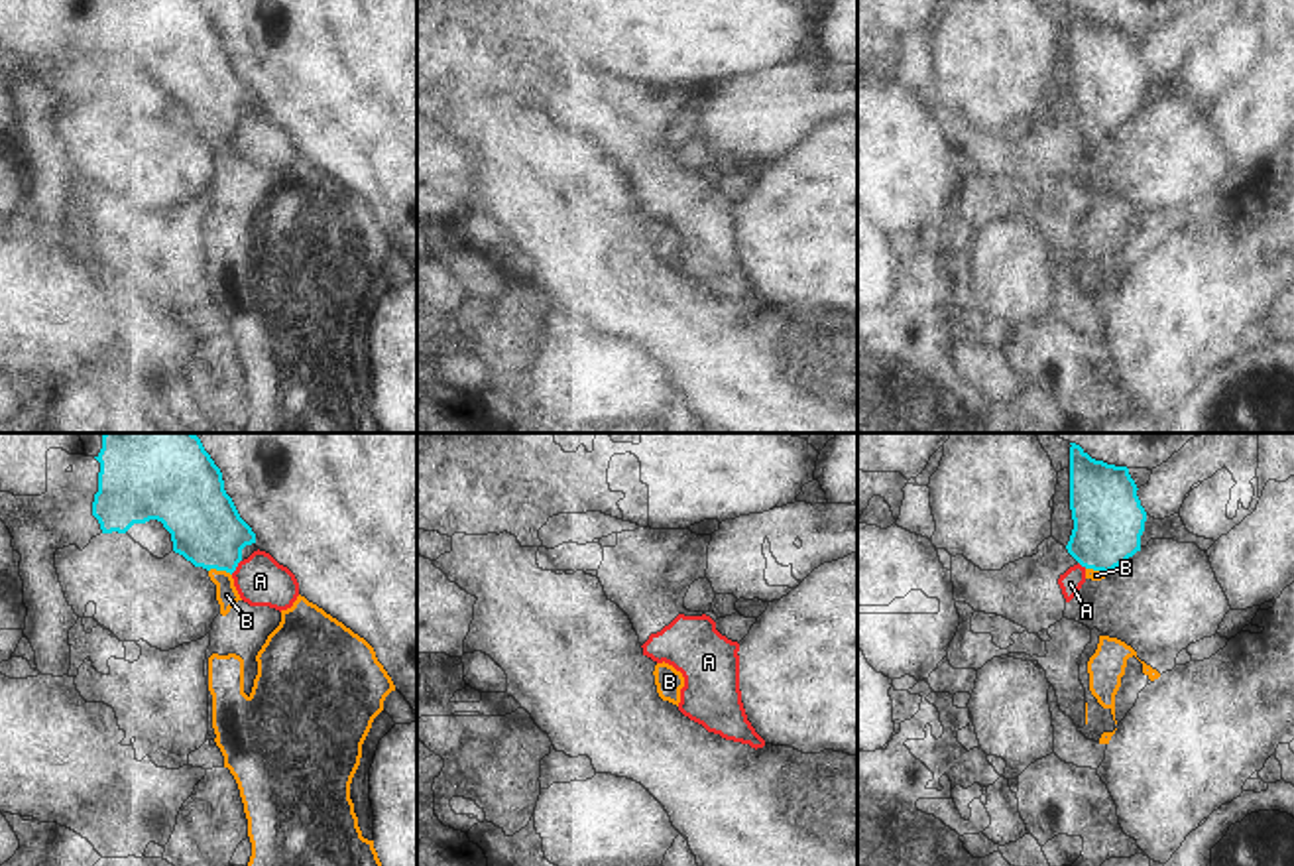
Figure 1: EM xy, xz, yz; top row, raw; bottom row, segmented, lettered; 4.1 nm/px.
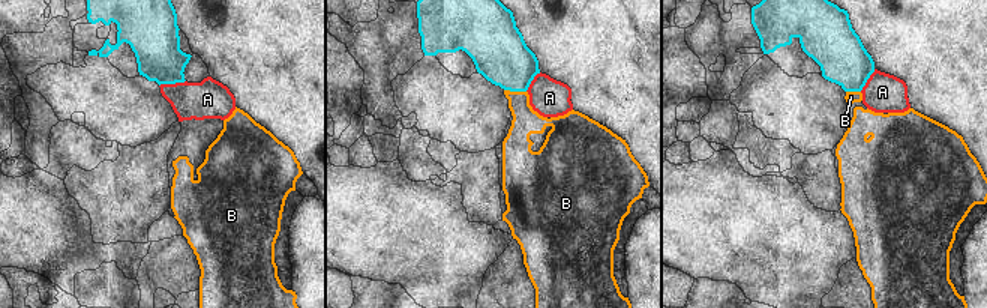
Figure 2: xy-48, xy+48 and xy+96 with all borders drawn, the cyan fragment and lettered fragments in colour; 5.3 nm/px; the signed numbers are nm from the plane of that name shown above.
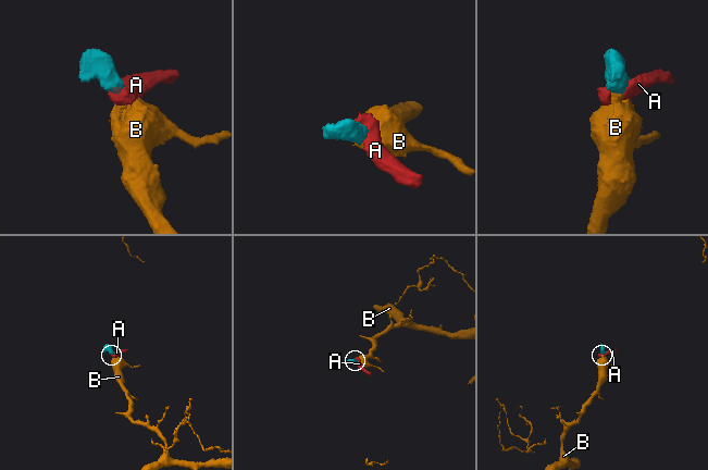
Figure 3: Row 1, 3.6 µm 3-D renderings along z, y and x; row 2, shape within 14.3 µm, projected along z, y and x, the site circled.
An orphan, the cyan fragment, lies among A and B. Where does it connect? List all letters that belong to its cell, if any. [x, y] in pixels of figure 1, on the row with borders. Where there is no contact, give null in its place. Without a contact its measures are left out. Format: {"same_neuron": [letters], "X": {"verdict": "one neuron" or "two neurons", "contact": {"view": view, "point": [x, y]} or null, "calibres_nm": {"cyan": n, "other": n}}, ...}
{"same_neuron": ["B"], "A": {"verdict": "two neurons", "contact": {"view": "xy", "point": [236, 565]}, "calibres_nm": {"cyan": 300, "other": 200}}, "B": {"verdict": "one neuron", "contact": {"view": "xy", "point": [221, 569]}, "calibres_nm": {"cyan": 300, "other": 90}}}

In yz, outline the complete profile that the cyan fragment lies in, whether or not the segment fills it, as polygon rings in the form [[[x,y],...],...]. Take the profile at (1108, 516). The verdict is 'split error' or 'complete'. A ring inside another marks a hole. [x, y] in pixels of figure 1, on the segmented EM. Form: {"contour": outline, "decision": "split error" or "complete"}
{"contour": [[[1070,445],[1074,529],[1066,549],[1086,569],[1086,579],[1101,581],[1141,551],[1147,512],[1127,466],[1095,461]]], "decision": "split error"}

